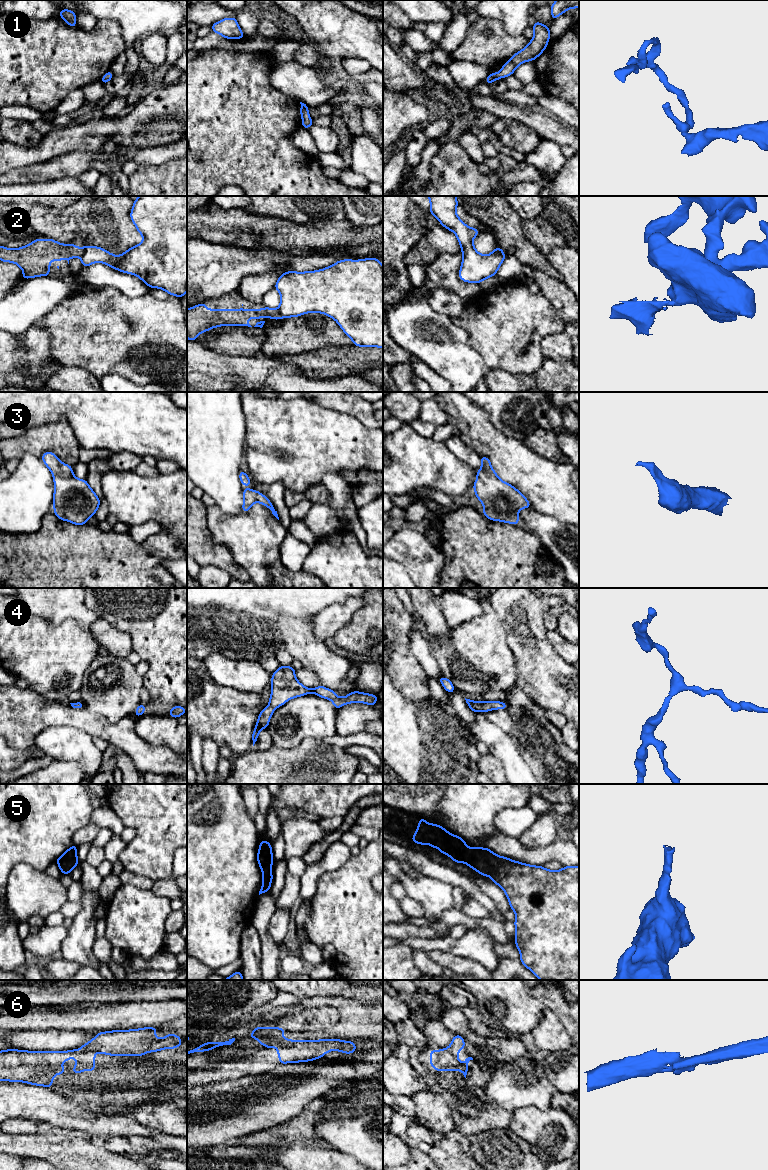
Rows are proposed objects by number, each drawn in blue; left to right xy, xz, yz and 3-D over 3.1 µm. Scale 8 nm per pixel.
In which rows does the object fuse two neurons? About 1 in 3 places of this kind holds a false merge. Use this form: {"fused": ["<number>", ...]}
{"fused": ["2", "6"]}

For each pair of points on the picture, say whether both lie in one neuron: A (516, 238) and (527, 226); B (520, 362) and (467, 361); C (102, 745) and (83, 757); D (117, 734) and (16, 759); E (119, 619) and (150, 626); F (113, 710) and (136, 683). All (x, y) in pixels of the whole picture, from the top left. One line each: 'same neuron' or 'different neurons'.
A: different neurons
B: different neurons
C: different neurons
D: different neurons
E: same neuron
F: same neuron

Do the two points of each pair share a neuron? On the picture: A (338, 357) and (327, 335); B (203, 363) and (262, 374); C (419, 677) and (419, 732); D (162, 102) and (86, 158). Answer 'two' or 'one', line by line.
A: two
B: one
C: two
D: two

